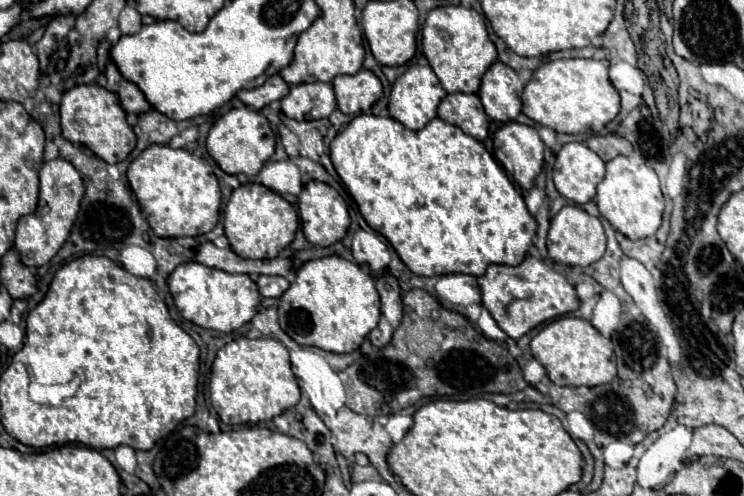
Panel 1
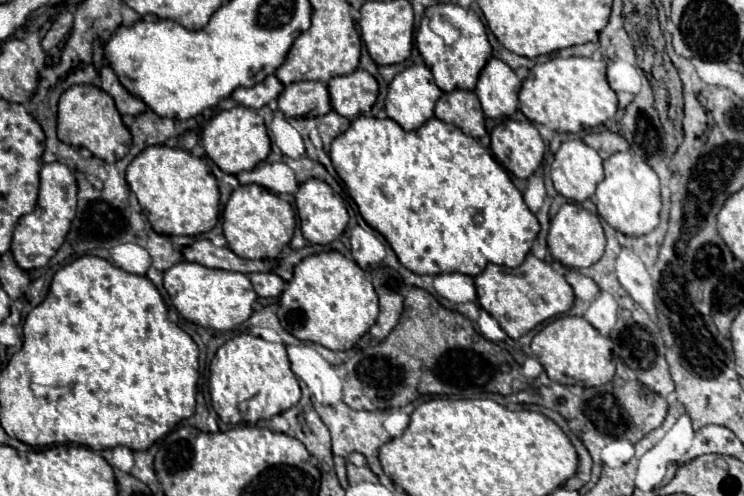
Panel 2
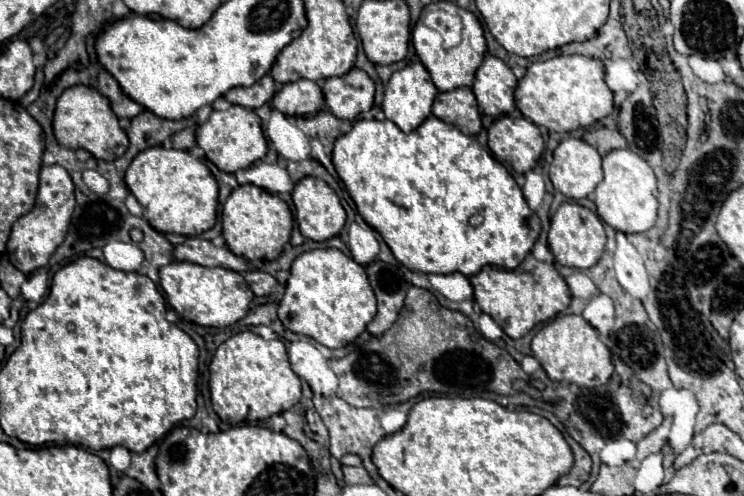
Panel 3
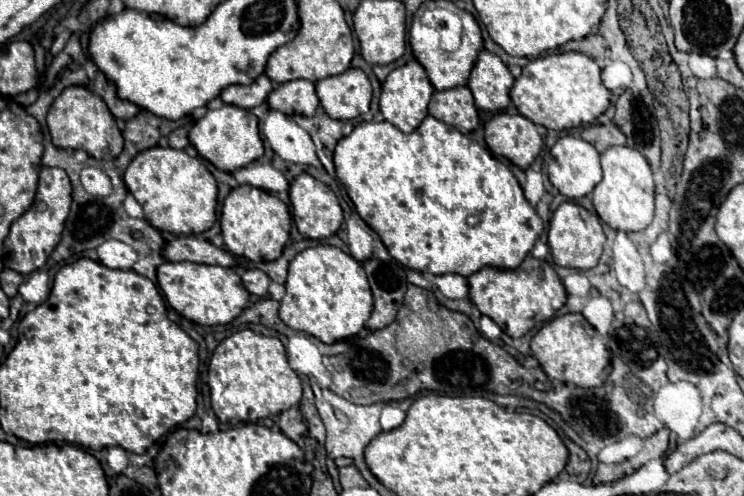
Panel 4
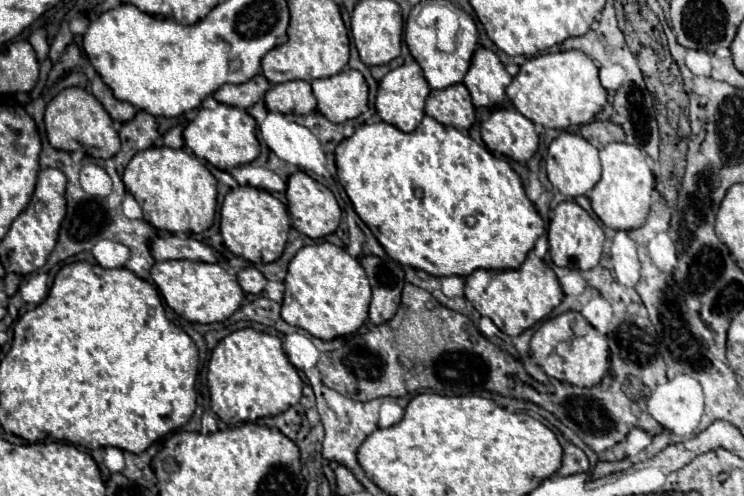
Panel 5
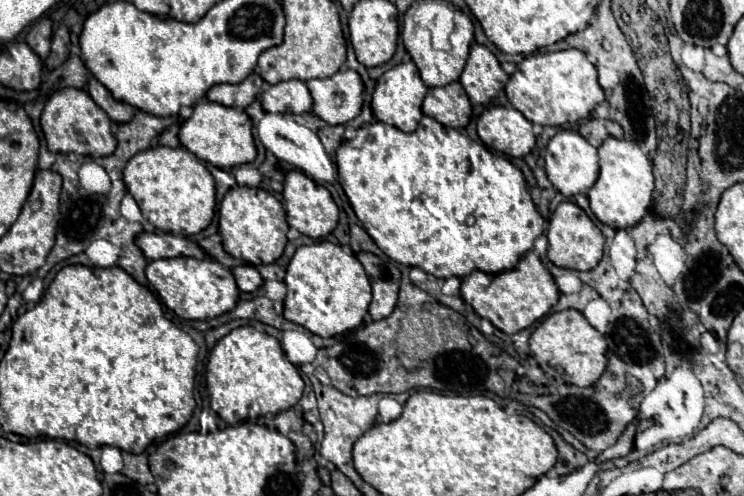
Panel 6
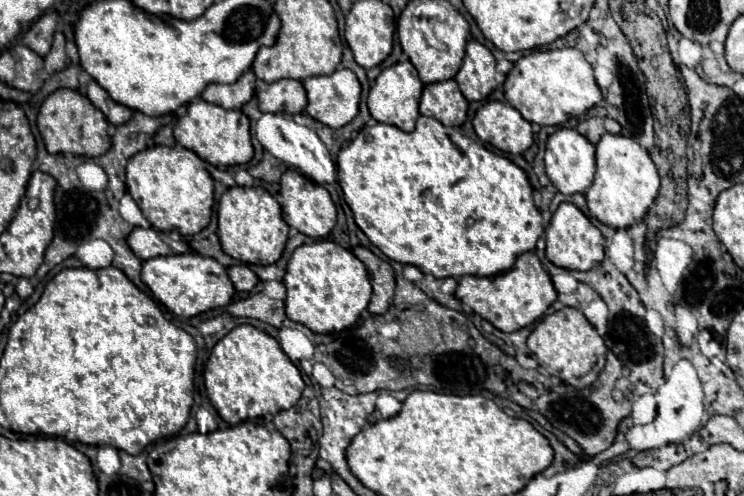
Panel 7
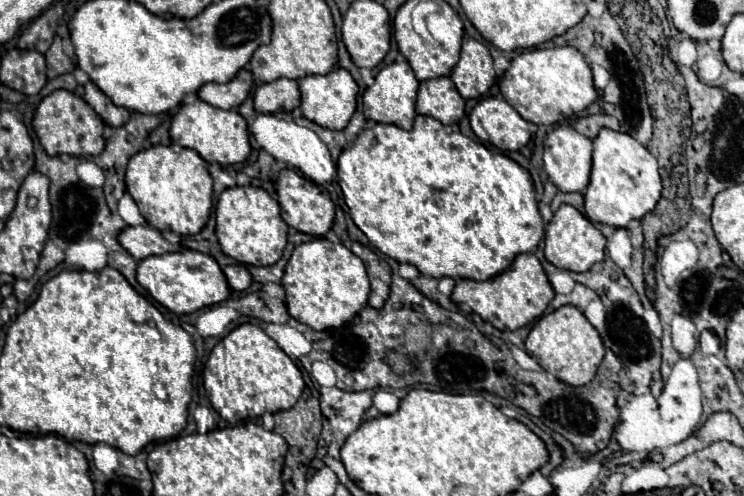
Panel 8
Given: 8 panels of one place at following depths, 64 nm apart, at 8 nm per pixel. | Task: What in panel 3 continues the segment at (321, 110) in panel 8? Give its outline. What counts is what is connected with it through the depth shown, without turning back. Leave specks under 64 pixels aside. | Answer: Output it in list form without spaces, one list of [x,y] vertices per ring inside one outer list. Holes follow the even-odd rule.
[[[352,68],[344,76],[326,78],[322,94],[328,110],[342,120],[354,120],[374,102],[374,82],[364,70]]]

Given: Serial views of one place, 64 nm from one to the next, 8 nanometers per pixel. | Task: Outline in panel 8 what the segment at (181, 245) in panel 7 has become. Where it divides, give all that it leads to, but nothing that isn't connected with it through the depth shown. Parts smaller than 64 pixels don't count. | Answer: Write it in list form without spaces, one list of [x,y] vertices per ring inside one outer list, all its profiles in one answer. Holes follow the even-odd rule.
[[[126,226],[116,236],[118,244],[134,258],[144,260],[152,254],[166,254],[180,250],[180,244],[170,244],[160,230],[154,230],[150,226]]]

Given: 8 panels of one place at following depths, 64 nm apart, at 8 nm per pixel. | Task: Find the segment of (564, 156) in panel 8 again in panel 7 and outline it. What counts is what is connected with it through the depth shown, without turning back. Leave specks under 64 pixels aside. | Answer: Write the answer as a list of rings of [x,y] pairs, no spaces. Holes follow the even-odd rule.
[[[560,128],[556,130],[548,142],[546,142],[546,174],[552,180],[552,184],[558,188],[558,192],[562,194],[576,194],[576,192],[584,192],[592,180],[594,180],[594,144],[584,138],[582,134],[578,134],[572,128]]]

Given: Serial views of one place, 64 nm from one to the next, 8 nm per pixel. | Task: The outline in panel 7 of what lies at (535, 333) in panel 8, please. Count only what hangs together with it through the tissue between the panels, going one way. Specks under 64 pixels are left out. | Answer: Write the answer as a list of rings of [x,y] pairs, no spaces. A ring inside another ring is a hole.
[[[562,308],[544,316],[528,336],[528,348],[548,374],[558,376],[562,382],[574,388],[586,388],[596,380],[600,368],[604,368],[608,352],[596,328],[592,328],[586,316],[576,308]]]

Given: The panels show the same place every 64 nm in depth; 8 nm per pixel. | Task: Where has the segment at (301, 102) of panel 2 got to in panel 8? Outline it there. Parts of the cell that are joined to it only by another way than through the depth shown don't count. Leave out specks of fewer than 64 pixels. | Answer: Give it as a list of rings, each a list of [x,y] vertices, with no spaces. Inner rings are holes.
[[[280,78],[268,84],[260,84],[254,92],[254,110],[262,114],[292,112],[300,106],[300,90],[296,80]]]

